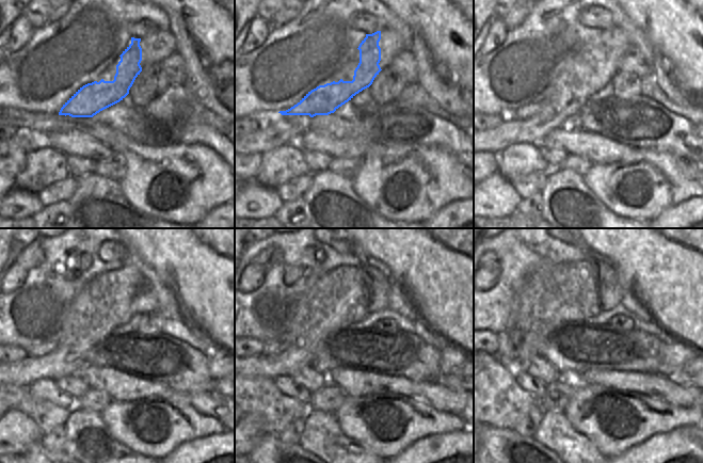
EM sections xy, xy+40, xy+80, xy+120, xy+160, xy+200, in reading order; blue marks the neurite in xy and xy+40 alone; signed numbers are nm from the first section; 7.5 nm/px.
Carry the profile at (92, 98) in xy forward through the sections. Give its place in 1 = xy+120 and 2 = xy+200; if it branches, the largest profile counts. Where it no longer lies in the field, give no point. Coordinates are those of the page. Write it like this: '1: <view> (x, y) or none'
1: xy+120 (89, 337)
2: xy+200 (510, 342)

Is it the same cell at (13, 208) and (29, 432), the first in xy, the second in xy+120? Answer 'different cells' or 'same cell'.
same cell

